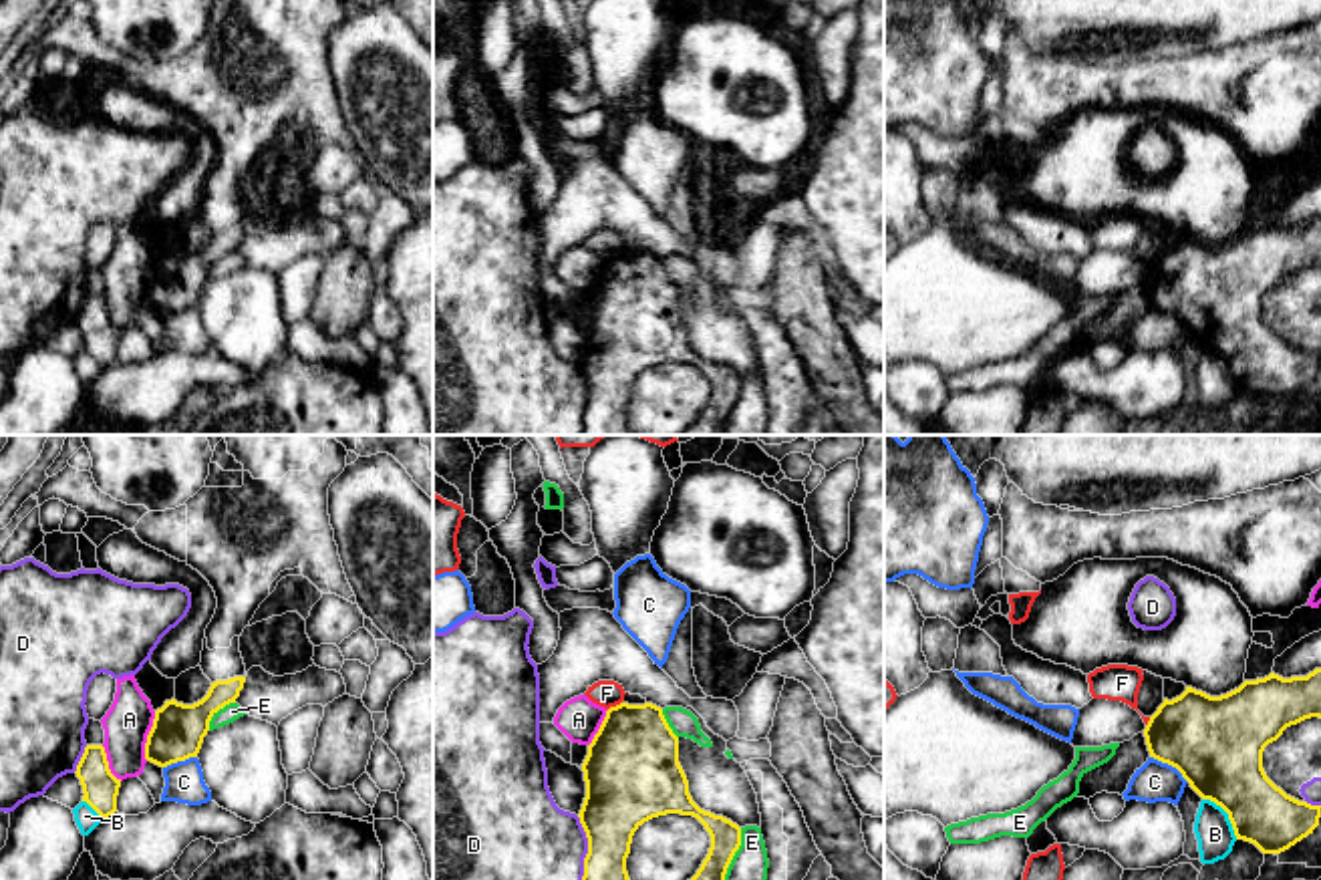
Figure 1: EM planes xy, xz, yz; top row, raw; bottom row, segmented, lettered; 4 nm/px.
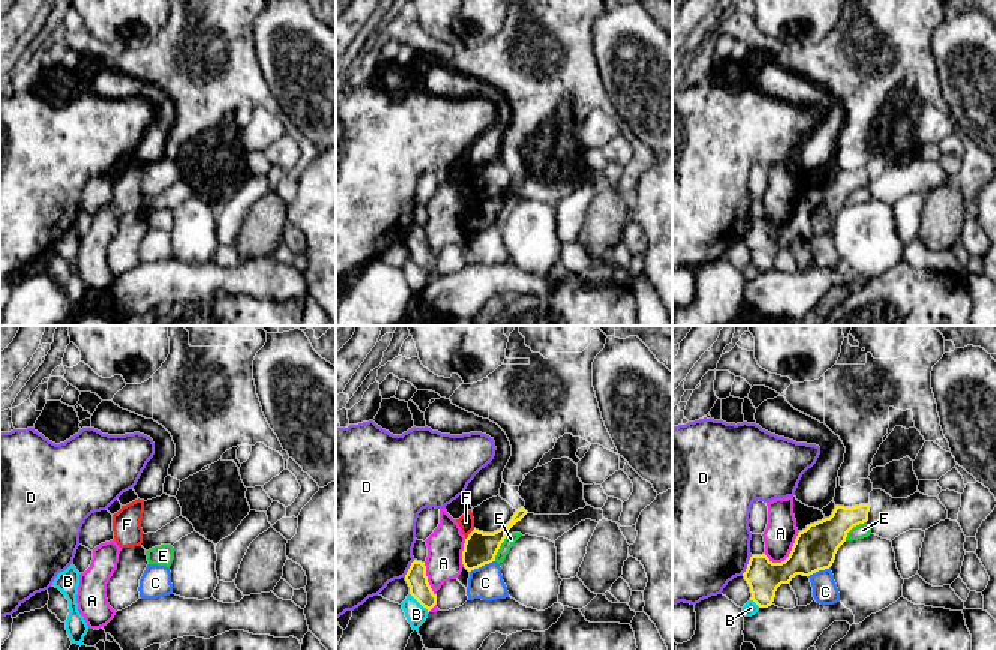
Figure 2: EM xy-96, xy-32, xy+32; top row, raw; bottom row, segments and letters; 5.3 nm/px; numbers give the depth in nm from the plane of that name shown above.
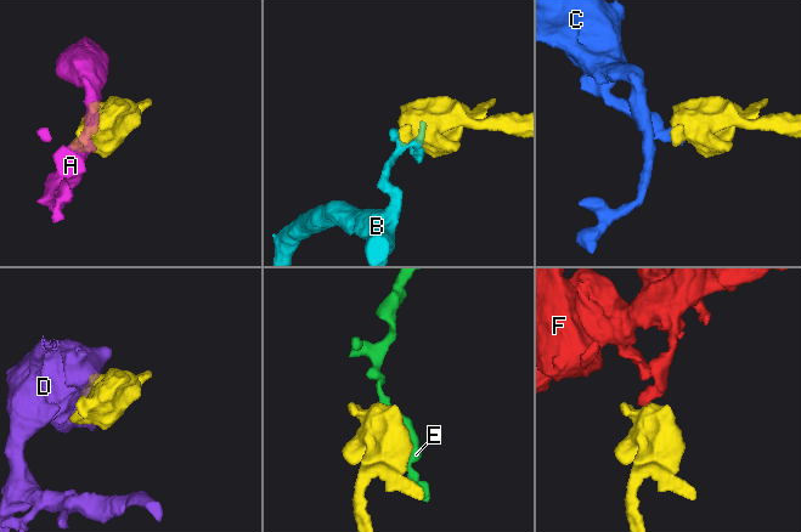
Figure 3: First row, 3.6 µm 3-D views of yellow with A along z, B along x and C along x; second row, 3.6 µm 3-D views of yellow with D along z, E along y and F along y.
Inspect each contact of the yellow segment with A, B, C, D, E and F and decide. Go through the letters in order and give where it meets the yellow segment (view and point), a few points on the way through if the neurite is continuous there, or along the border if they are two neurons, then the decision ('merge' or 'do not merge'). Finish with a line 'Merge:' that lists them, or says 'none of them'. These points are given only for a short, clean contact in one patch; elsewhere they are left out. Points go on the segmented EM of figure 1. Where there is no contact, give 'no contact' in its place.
A: meets yellow in xy at (148, 736); do not merge
B: meets yellow in yz at (1227, 812); do not merge
C: meets yellow in yz at (1170, 764); border along yz (1150, 756), (1170, 764), (1189, 782); do not merge
D: meets yellow in xz at (589, 848); do not merge
E: meets yellow in xz at (734, 854); do not merge
F: meets yellow in xz at (617, 705); border along xz (621, 701), (609, 709); do not merge
Merge: none of them

